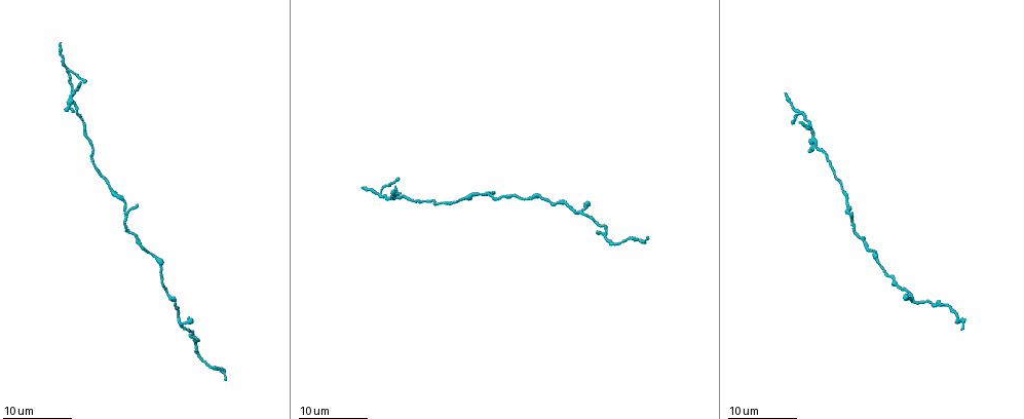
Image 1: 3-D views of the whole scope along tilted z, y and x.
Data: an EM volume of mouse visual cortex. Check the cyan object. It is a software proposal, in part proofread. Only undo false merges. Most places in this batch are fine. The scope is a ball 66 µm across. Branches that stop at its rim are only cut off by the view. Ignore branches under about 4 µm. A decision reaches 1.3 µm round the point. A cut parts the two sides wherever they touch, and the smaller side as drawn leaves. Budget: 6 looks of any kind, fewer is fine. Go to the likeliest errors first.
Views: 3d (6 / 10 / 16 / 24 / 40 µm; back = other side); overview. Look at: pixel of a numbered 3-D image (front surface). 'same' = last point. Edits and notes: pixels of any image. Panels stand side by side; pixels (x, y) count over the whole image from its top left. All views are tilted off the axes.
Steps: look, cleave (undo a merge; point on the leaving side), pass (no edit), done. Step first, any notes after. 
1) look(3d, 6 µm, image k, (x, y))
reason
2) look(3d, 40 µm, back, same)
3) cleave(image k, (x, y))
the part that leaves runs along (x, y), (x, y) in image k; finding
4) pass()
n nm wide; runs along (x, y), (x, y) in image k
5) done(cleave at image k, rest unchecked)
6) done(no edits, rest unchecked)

look(3d, 16 µm, image 1, (847, 207))
thick turns thin

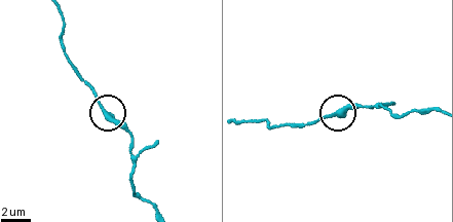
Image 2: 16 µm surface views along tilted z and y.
look(3d, 6 µm, image 2, (337, 114))

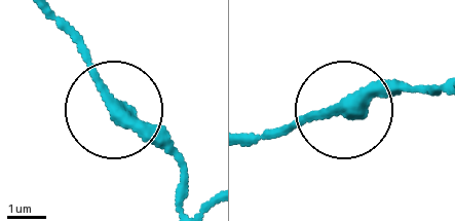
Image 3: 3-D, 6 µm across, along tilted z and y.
pass()
320 nm wide; runs along (441, 94), (380, 87), (335, 117), (250, 134) in image 3; all the same neuron

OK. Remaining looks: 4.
look(3d, 16 µm, image 1, (891, 277))
calibre changes

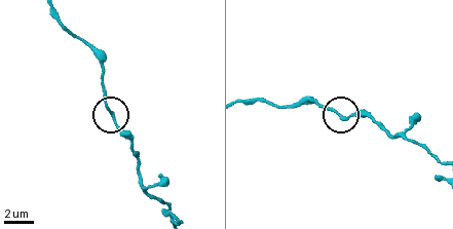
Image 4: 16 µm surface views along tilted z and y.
look(3d, 6 µm, image 4, (344, 120))

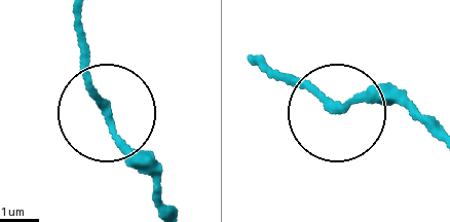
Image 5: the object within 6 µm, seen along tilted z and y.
pass()
runs along (80, 24), (88, 82), (159, 190) in image 5; continuous, no second neuron

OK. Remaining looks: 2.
look(3d, 24 µm, image 1, (495, 197))

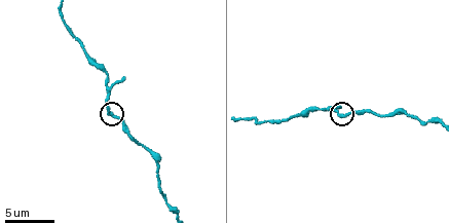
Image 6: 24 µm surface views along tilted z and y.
look(3d, 6 µm, image 6, (340, 116))

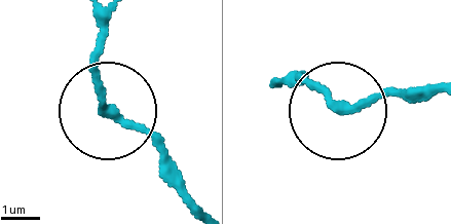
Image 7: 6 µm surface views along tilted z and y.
pass()
side arm 33 µm; runs along (105, 113), (145, 133), (178, 172) in image 7; all the same neuron

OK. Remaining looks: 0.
done(no edits, rest unchecked)

